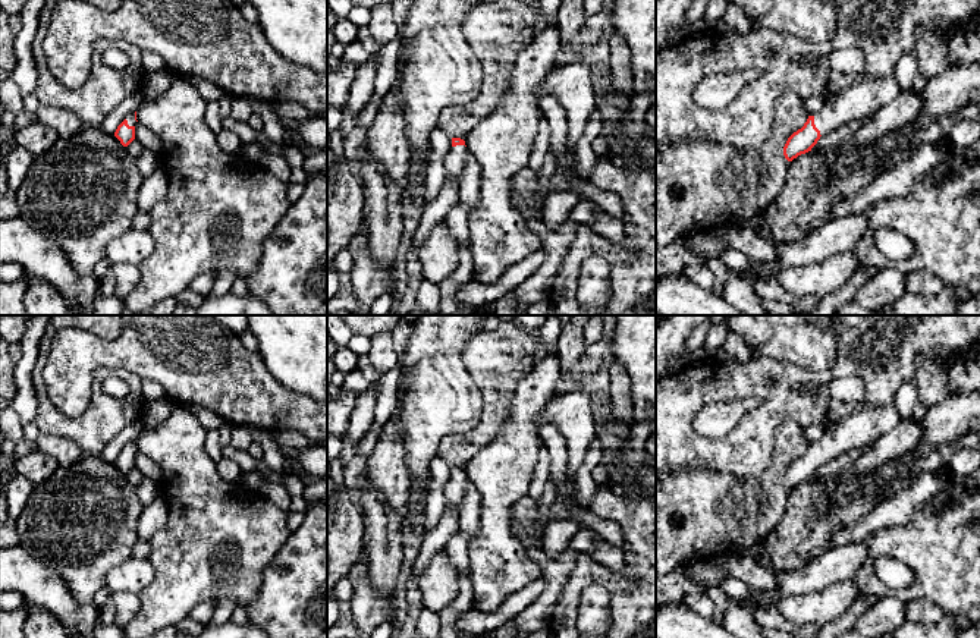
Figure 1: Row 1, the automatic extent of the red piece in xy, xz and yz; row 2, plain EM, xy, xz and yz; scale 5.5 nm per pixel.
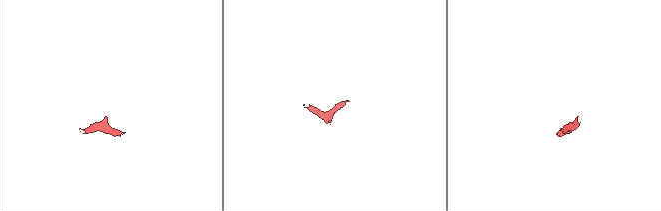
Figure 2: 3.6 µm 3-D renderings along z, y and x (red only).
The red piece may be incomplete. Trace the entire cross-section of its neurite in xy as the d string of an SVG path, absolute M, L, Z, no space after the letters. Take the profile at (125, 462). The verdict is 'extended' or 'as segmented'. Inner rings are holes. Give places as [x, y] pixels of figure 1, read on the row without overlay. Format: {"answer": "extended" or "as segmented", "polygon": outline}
{"answer": "extended", "polygon": "M136 440L126 444L126 447L117 455L114 465L123 475L128 475L135 468L135 455L138 453Z"}

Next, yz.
{"answer": "extended", "polygon": "M895 405L863 408L852 415L830 424L814 444L808 444L801 458L794 461L783 484L792 490L811 480L817 469L842 453L877 441L901 424L902 418Z"}

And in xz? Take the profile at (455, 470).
{"answer": "extended", "polygon": "M452 466L452 477L445 485L446 506L450 506L459 512L469 484L471 481L465 475L465 469L461 466Z"}

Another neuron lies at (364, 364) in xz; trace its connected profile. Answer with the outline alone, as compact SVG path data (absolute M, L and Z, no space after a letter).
M361 356L358 361L358 370L362 373L362 375L365 377L365 380L368 383L377 383L381 377L381 374L374 368L374 365L371 364L371 361L365 356Z

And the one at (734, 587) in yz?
M731 575L725 576L720 581L719 587L725 591L728 597L735 600L753 600L758 595L758 591L756 588L747 585L739 578Z

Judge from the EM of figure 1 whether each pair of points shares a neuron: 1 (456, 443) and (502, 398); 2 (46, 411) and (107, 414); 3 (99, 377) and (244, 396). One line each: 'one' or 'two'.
1: one
2: one
3: two

